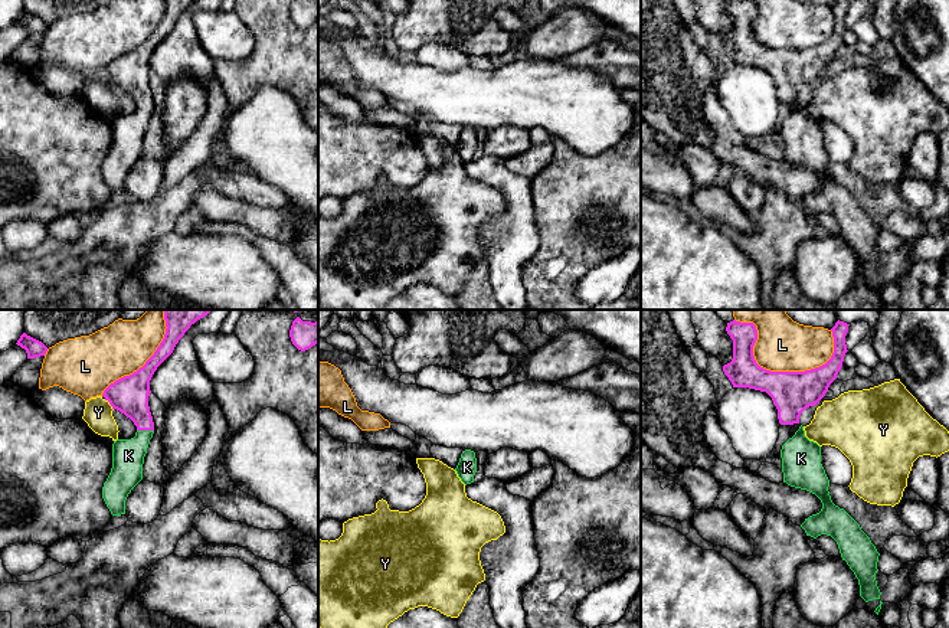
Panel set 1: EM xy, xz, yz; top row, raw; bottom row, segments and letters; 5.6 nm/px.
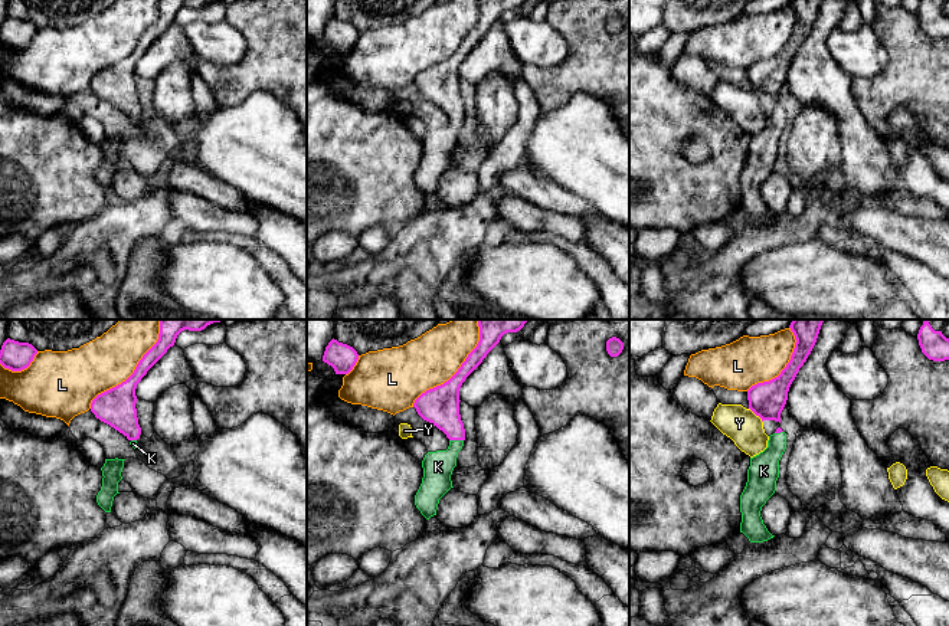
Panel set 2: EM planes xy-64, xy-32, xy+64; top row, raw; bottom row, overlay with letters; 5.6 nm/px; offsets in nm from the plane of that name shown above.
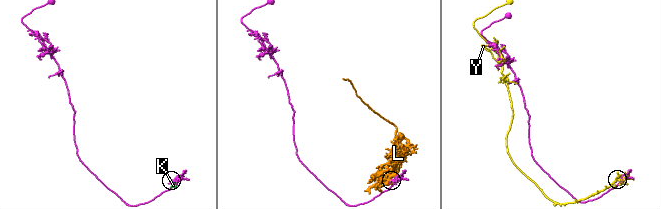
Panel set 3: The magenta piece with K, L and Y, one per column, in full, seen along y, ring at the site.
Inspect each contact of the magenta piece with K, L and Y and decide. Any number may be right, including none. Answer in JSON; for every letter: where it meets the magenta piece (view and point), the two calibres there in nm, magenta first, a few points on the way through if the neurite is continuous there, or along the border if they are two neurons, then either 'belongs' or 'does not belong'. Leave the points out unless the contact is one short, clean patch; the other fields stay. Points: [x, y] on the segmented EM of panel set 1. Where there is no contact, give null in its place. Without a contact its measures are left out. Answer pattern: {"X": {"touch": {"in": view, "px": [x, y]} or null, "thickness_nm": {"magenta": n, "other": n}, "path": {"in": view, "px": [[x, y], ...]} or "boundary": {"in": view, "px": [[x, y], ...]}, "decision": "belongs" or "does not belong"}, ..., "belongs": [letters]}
{"K": {"touch": {"in": "xy", "px": [146, 429]}, "thickness_nm": {"magenta": 200, "other": 180}, "path": {"in": "xy", "px": [[128, 395], [146, 429], [140, 442], [128, 455]]}, "decision": "belongs"}, "L": {"touch": {"in": "yz", "px": [768, 370]}, "thickness_nm": {"magenta": 240, "other": 300}, "decision": "does not belong"}, "Y": {"touch": {"in": "xy", "px": [110, 404]}, "thickness_nm": {"magenta": 200, "other": 160}, "decision": "does not belong"}, "belongs": ["K"]}

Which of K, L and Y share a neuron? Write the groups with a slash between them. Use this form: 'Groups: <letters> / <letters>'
Groups: K / L / Y

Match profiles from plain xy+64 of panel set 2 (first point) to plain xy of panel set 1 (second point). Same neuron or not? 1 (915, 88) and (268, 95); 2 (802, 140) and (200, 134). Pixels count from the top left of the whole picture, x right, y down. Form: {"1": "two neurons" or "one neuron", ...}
{"1": "two neurons", "2": "two neurons"}

